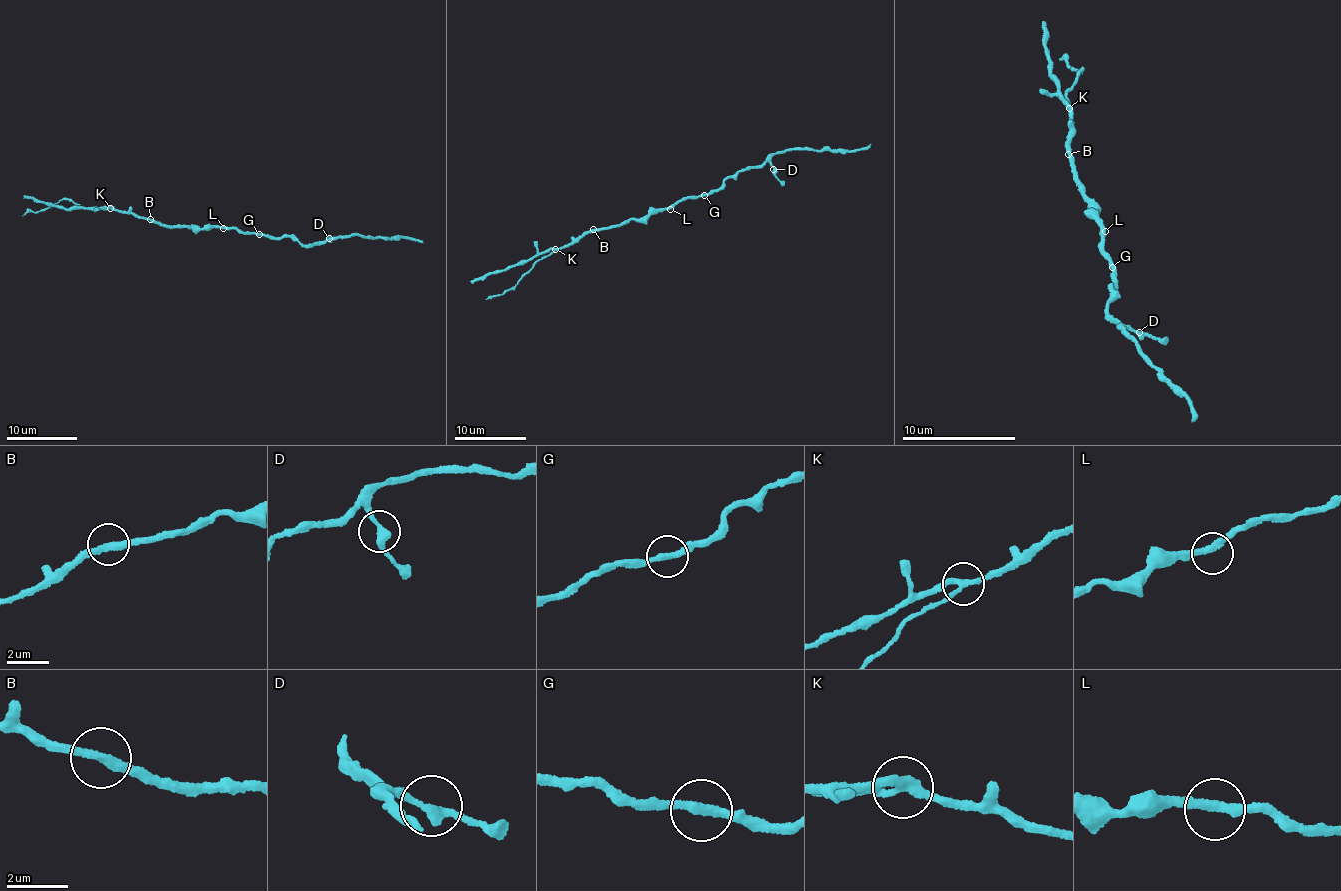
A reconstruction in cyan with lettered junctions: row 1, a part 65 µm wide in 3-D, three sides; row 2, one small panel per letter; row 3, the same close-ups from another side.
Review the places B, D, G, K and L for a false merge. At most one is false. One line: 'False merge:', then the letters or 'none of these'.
False merge: K

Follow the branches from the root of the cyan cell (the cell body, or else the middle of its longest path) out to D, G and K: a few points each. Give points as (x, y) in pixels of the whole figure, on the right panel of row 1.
D: (1100, 229), (1105, 233), (1103, 252), (1110, 258), (1116, 270), (1107, 311), (1123, 326), (1139, 332)
G: (1100, 229), (1105, 233), (1103, 252), (1110, 258), (1112, 267)
K: (1100, 229), (1101, 225), (1086, 214), (1088, 203), (1072, 180), (1073, 165), (1065, 144), (1070, 132), (1070, 109)

